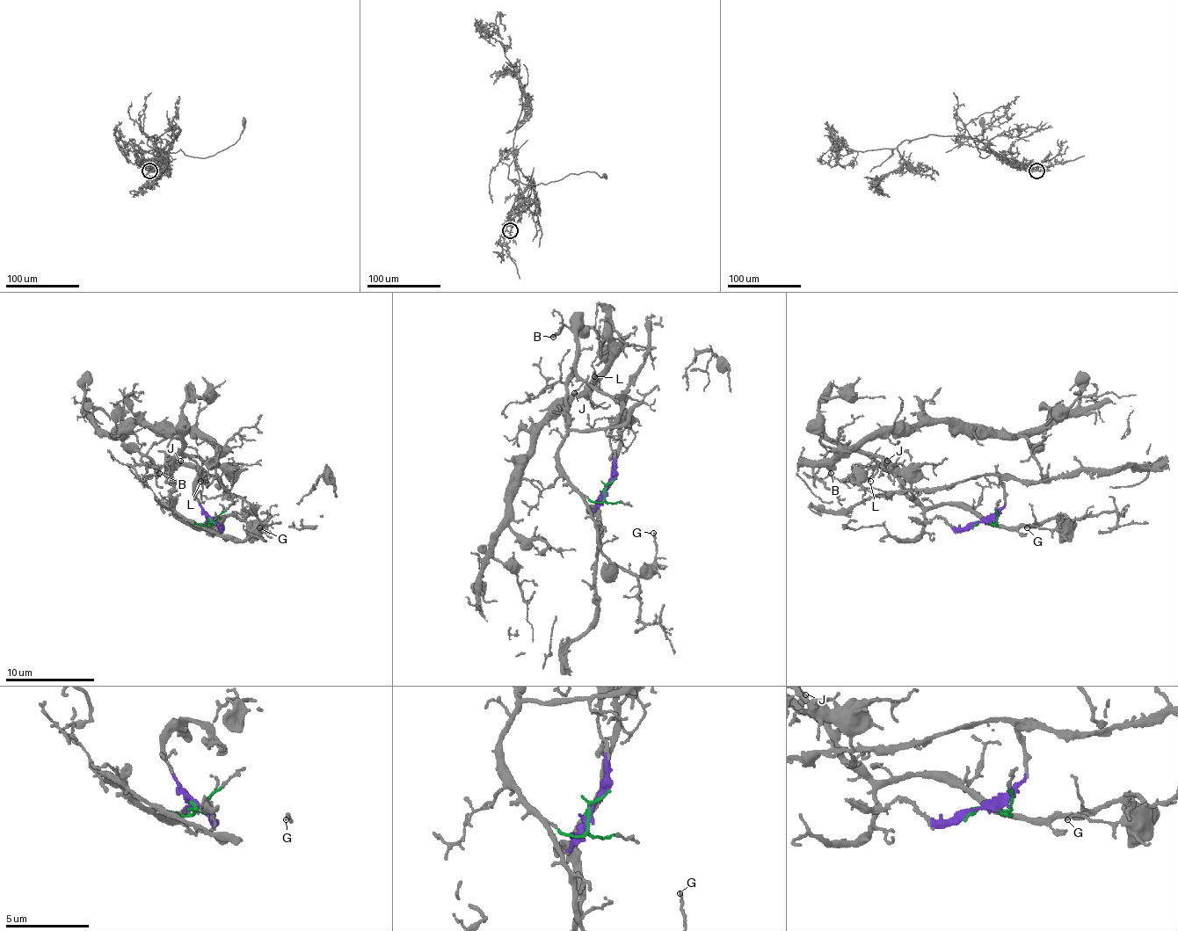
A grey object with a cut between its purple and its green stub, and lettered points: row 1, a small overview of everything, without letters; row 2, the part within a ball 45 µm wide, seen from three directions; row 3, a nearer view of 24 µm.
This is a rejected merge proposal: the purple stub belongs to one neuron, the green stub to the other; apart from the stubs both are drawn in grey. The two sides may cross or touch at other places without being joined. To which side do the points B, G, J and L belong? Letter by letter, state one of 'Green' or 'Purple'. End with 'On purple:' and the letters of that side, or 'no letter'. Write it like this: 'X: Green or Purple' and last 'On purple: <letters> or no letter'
B: Green
G: Green
J: Green
L: Green
On purple: no letter

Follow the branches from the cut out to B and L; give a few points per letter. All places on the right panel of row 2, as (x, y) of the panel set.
B: (981, 521), (997, 526), (950, 504), (921, 506), (865, 454), (825, 437), (820, 441), (832, 472)
L: (981, 521), (997, 526), (950, 504), (921, 506), (874, 461), (869, 454), (874, 454), (881, 459), (869, 482)

